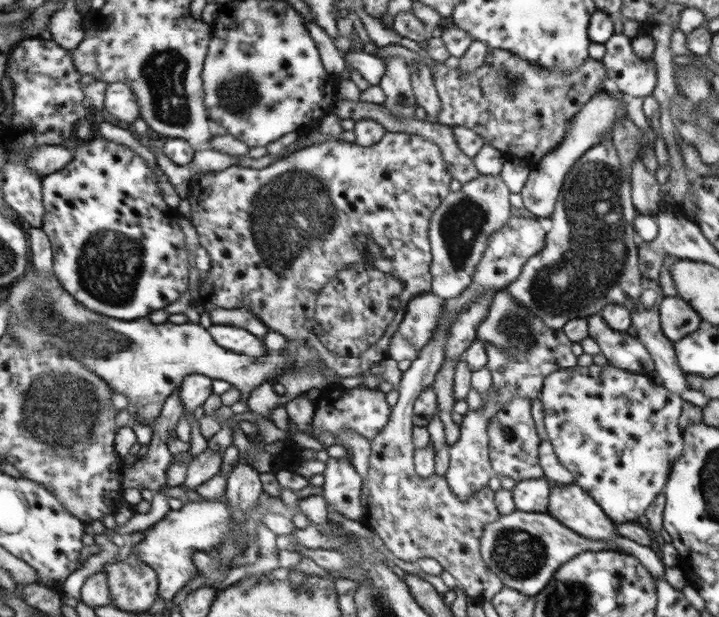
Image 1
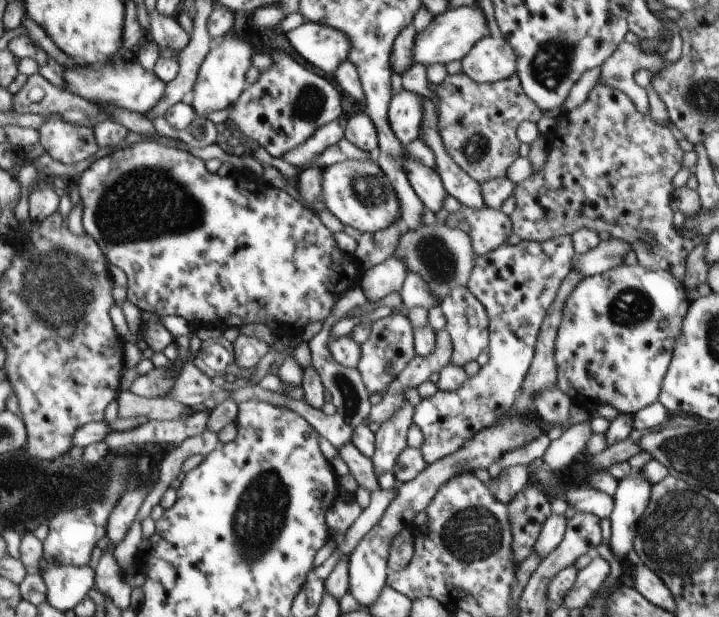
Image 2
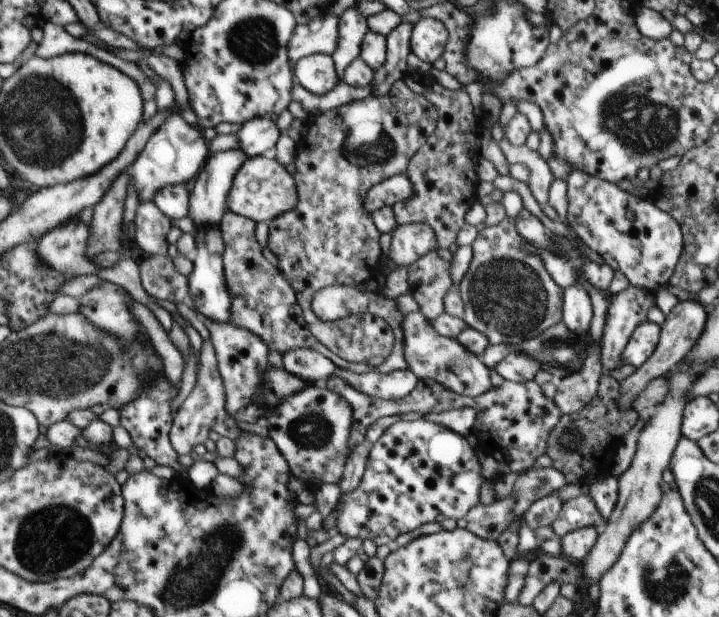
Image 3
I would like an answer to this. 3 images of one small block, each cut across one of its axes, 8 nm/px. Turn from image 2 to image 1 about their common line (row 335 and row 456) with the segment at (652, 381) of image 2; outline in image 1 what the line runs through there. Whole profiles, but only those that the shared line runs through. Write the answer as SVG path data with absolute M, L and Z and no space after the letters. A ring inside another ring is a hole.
M607 364L564 368L550 375L543 384L542 401L545 429L558 461L574 475L574 483L599 503L615 524L634 523L652 501L662 494L672 464L678 460L682 442L684 400L664 384L657 384L651 374L640 375Z

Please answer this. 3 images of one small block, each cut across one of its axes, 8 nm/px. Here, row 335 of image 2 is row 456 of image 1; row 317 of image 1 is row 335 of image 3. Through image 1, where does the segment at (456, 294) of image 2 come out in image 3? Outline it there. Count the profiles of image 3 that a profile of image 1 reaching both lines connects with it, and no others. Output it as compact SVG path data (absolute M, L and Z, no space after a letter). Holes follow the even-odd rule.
M507 217L494 227L480 230L471 248L473 258L468 273L457 287L465 305L462 319L468 327L484 334L491 345L519 345L563 322L563 289L546 271L541 250L519 234L515 218Z

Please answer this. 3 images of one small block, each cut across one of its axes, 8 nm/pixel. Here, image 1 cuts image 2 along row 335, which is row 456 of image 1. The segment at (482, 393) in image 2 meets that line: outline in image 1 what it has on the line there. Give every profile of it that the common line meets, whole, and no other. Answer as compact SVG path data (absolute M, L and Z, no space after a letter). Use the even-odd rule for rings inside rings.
M516 397L508 408L496 416L492 422L492 428L488 430L488 436L492 436L492 464L496 464L498 475L510 476L516 481L543 478L543 466L538 462L538 429L535 427L535 419L531 408L535 400Z

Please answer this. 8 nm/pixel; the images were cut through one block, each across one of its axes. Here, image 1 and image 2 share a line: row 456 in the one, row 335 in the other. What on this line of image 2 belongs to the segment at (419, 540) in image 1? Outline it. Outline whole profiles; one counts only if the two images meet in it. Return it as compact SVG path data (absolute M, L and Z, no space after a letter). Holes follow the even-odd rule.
M402 312L373 322L368 340L361 345L362 357L357 366L369 395L386 391L394 378L415 358L413 330L410 320Z

